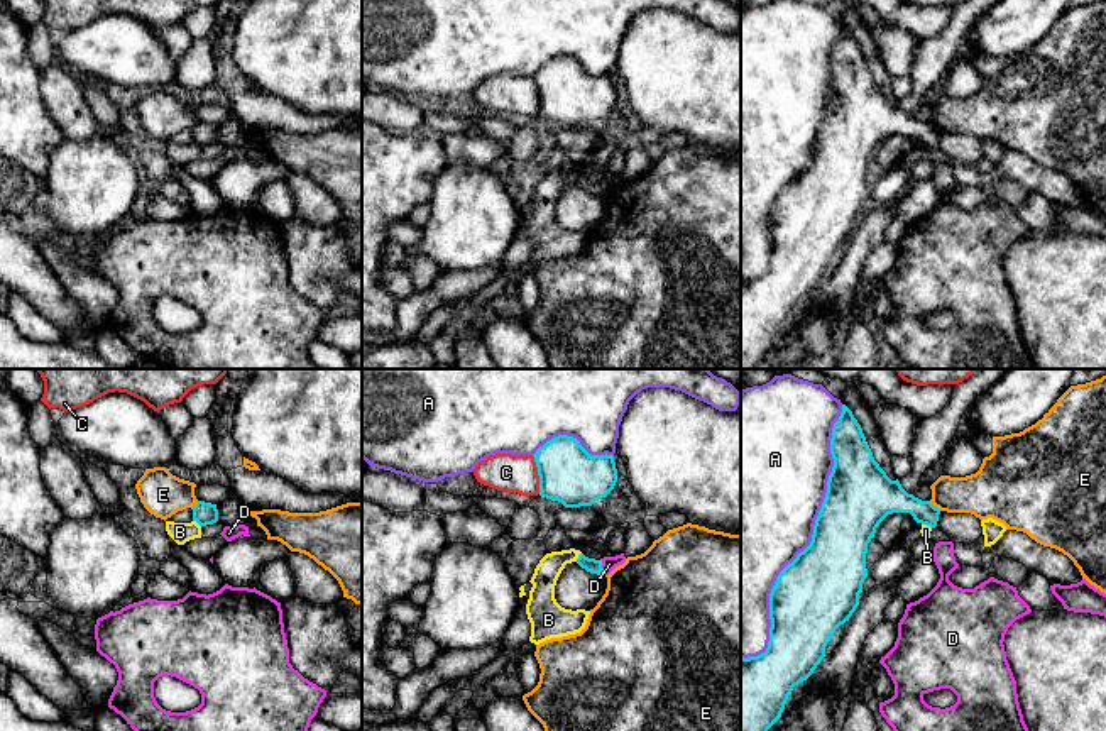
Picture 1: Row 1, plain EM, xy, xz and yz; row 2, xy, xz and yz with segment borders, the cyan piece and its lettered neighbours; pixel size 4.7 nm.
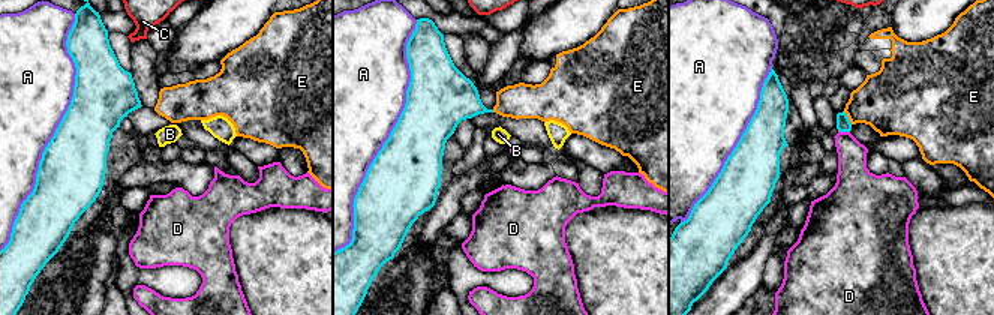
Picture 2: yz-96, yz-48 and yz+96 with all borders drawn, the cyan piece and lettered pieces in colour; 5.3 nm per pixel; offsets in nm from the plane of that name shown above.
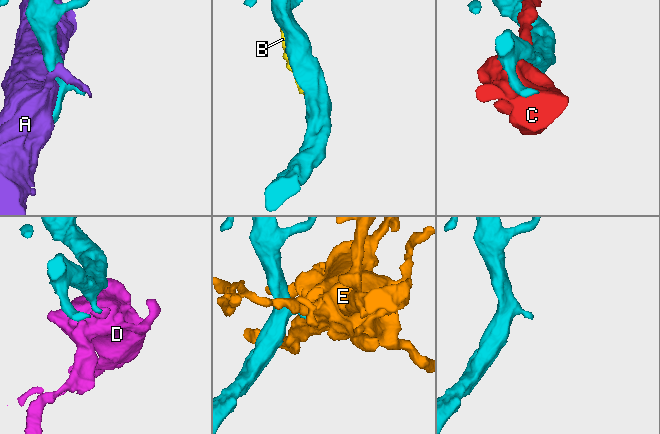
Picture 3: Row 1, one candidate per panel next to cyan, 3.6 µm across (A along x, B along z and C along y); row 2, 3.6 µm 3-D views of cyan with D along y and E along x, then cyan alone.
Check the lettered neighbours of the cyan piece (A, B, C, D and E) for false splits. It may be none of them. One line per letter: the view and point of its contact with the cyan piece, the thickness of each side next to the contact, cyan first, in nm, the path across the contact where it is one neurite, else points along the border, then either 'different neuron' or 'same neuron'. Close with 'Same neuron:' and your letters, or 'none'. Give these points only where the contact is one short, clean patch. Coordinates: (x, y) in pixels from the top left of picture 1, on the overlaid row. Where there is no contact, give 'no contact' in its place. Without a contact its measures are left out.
A: yz (812, 540) | 380/460 nm | different neuron
B: xz (579, 557) | 70/120 nm | along xz (580, 552), (575, 560) | different neuron
C: xz (538, 474) | 280/180 nm | different neuron
D: xz (601, 567) | 70/70 nm | along xz (601, 559), (602, 574) | different neuron
E: yz (934, 506) | 180/220 nm | different neuron
Same neuron: none

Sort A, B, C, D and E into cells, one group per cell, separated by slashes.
A / B / C / D / E

